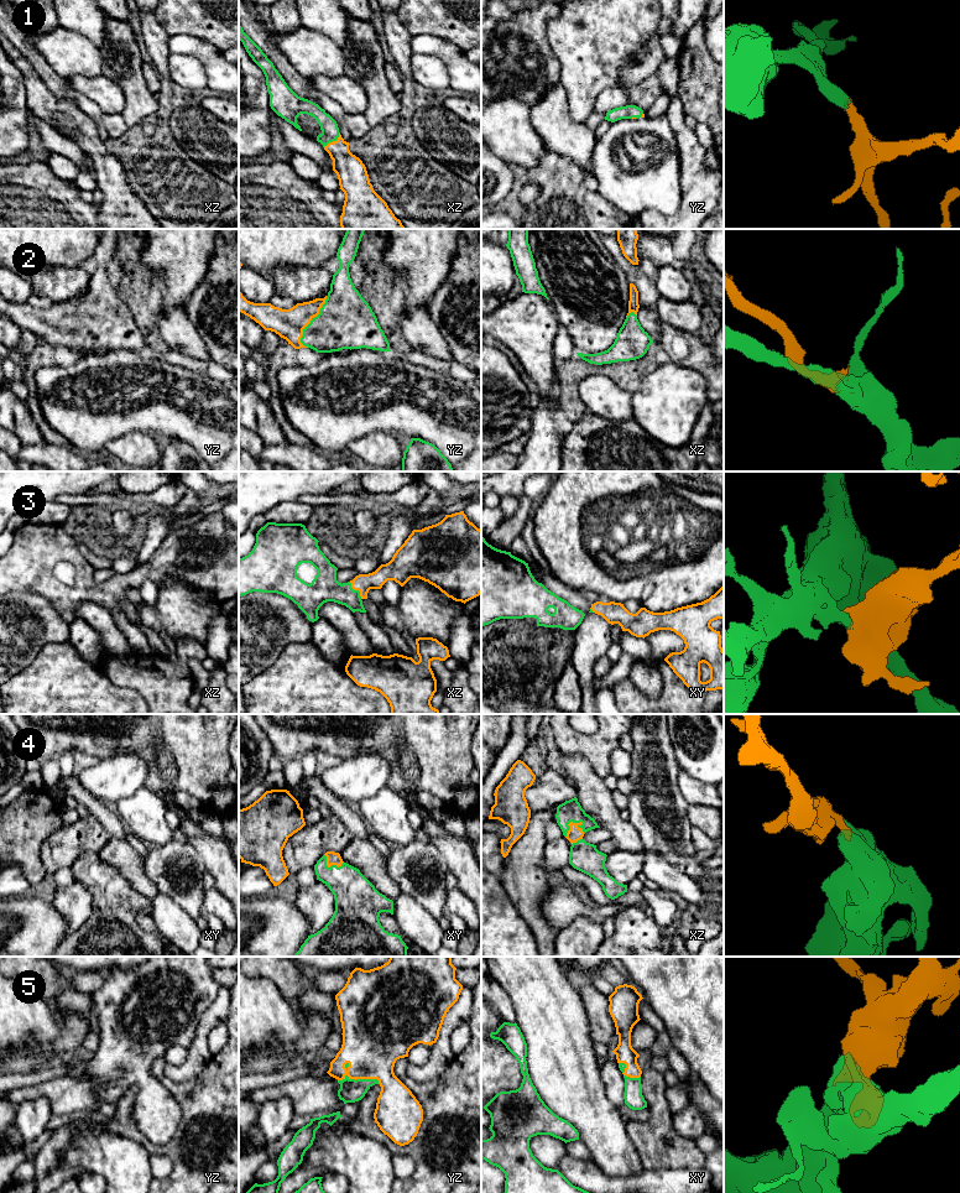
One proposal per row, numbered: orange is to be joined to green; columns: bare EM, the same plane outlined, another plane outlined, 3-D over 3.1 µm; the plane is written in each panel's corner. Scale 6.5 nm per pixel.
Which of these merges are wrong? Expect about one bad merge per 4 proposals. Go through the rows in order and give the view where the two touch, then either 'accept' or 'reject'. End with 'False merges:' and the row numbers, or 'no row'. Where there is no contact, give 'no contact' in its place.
1: contact in xz; accept
2: contact in yz; accept
3: contact in xz; accept
4: contact in xz; accept
5: contact in yz; accept
False merges: no row

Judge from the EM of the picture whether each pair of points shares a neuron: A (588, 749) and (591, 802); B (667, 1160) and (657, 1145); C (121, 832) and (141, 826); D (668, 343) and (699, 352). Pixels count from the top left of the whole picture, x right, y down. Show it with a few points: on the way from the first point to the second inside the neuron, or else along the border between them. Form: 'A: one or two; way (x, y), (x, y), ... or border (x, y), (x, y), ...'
A: two; border (562, 753), (583, 756), (603, 779)
B: one; way (667, 1156), (661, 1149)
C: two; border (113, 807), (128, 829)
D: one; way (676, 343), (692, 352)

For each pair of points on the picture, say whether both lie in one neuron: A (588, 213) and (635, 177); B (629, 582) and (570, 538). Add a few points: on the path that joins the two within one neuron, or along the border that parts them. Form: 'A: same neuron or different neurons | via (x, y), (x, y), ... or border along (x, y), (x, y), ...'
A: different neurons | border along (595, 192), (616, 208), (631, 215)
B: same neuron | via (614, 582), (583, 553)

